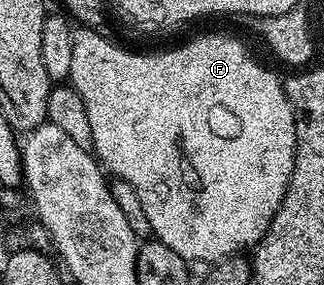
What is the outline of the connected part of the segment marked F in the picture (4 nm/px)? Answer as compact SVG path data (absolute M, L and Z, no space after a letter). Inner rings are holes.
M79 27L74 30L74 58L71 59L69 81L75 91L83 95L83 104L90 117L92 152L110 174L114 173L112 176L116 180L131 183L135 195L139 195L139 203L143 203L143 211L147 214L147 223L151 223L153 237L171 247L171 251L175 251L175 255L179 255L187 263L216 263L245 251L241 249L248 250L256 246L264 237L275 211L279 211L283 203L283 195L289 189L289 180L295 167L297 115L292 103L287 99L282 78L277 78L267 66L260 65L245 50L243 42L236 41L233 37L224 37L221 33L213 33L210 37L197 37L175 49L159 53L137 53L121 47L95 30L93 27Z

